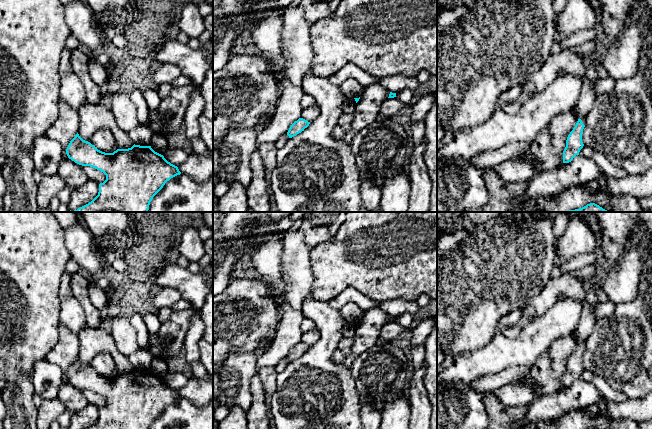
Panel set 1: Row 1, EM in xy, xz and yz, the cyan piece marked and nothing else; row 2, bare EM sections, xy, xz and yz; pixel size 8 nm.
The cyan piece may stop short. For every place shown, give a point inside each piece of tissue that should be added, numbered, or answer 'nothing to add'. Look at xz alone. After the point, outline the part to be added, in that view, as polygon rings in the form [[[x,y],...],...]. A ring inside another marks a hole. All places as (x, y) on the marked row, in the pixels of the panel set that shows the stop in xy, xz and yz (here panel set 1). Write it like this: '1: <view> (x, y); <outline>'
nothing to add

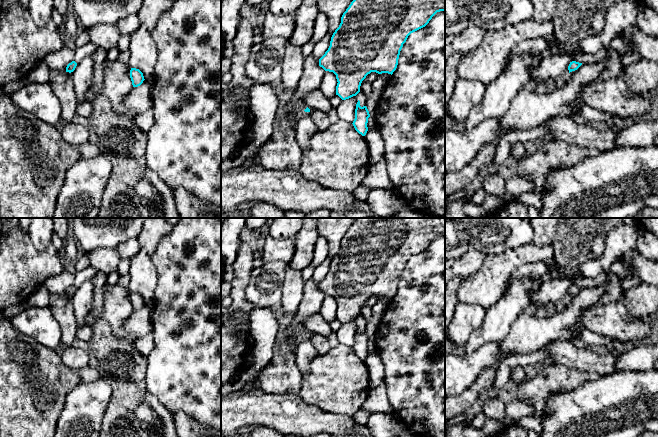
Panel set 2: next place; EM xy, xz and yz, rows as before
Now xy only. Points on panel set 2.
nothing to add

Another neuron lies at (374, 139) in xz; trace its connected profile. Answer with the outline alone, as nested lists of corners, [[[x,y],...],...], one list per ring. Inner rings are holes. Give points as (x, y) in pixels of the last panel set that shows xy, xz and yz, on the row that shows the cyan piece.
[[[368,130],[364,138],[368,144],[370,165],[374,166],[384,158],[384,141],[382,135],[378,130]]]

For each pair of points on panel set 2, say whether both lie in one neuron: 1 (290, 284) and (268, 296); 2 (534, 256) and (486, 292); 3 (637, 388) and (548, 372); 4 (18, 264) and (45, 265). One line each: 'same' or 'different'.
1: different
2: same
3: different
4: same

